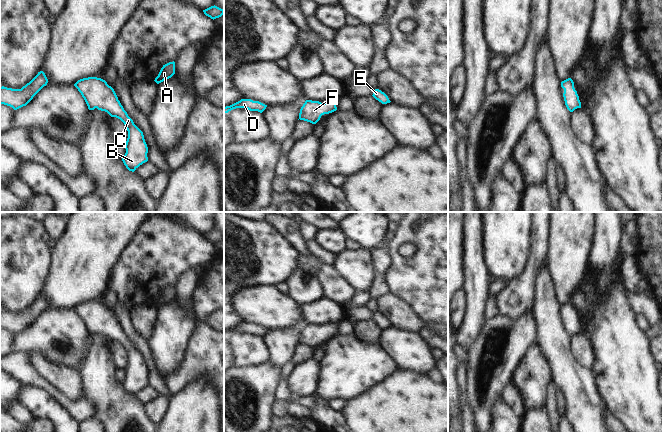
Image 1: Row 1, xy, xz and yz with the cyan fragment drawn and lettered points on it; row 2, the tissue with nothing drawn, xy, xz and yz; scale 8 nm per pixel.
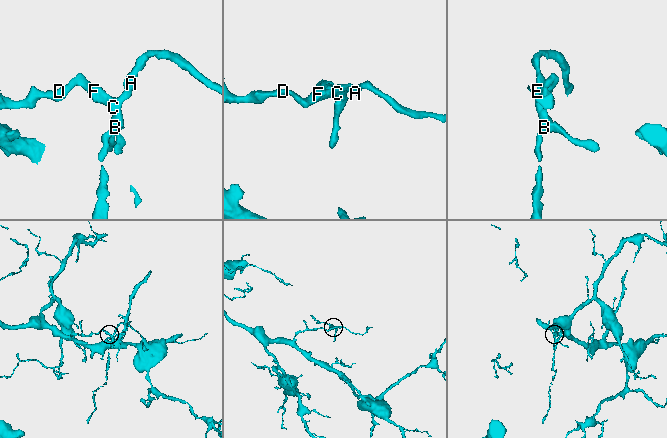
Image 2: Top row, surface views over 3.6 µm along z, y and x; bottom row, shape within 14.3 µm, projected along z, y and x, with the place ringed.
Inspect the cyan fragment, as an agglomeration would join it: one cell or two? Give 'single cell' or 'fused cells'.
single cell

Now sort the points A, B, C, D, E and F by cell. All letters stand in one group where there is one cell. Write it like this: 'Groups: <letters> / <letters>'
Groups: A B C D E F.

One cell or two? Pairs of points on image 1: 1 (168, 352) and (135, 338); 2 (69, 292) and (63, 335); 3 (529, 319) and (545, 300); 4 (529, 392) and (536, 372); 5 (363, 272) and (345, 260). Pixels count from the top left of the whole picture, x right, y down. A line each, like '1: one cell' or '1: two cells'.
1: two cells
2: two cells
3: two cells
4: one cell
5: one cell

